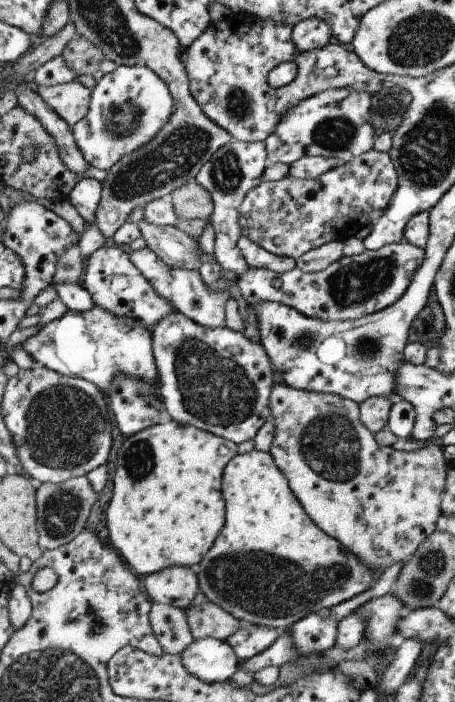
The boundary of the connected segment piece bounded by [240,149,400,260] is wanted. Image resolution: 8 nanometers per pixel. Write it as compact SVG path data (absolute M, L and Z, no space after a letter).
M373 149L355 157L351 162L333 167L316 179L301 180L289 176L275 182L263 181L257 188L250 190L243 201L240 219L242 234L274 255L297 260L310 250L331 241L345 241L358 228L374 225L390 208L390 202L399 188L399 181L398 170L390 153Z

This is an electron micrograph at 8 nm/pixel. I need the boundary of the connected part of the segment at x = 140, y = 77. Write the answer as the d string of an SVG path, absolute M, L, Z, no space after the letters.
M120 65L112 73L98 76L90 112L72 131L86 161L107 171L126 154L152 141L174 112L170 86L151 67Z

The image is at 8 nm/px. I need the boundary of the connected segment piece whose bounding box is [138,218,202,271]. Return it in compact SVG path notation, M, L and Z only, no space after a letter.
M145 218L141 219L138 225L147 246L169 266L187 271L200 270L202 258L197 238L192 238L175 225L154 225Z

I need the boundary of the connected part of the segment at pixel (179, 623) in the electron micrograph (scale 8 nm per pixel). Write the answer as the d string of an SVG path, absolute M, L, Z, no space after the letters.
M155 601L150 621L166 654L180 655L195 639L186 610L182 608Z

